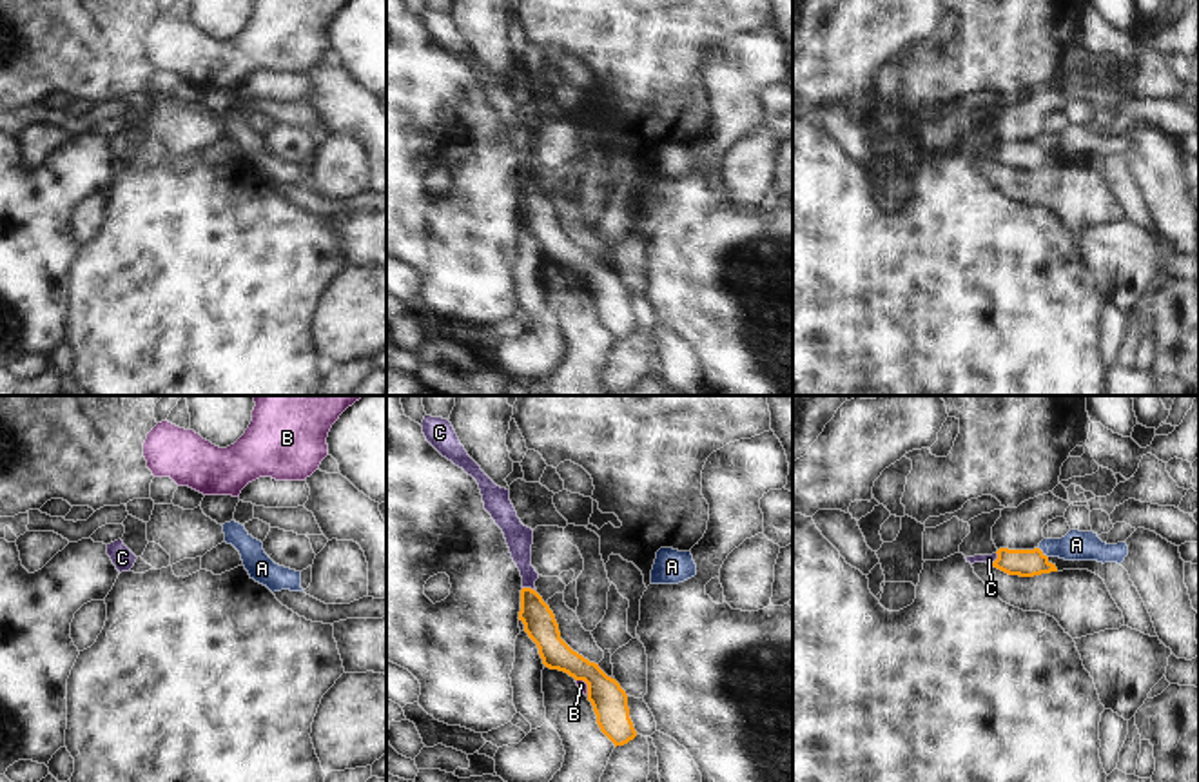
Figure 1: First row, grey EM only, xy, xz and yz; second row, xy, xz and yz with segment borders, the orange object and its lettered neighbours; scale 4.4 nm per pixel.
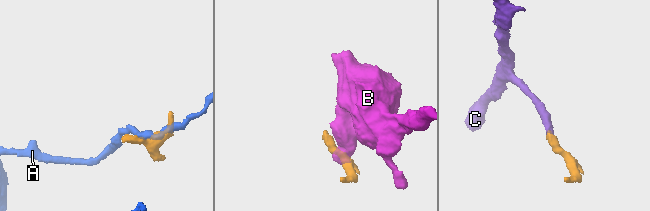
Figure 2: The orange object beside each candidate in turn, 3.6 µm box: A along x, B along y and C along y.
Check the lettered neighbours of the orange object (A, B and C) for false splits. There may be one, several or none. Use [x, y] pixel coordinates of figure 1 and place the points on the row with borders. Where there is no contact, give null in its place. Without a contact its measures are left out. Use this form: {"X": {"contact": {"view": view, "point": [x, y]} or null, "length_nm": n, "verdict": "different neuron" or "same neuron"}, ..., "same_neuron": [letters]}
{"A": {"contact": {"view": "yz", "point": [1042, 552]}, "length_nm": 70, "verdict": "different neuron"}, "B": {"contact": {"view": "xz", "point": [586, 683]}, "length_nm": 100, "verdict": "different neuron"}, "C": {"contact": {"view": "xz", "point": [530, 588]}, "length_nm": 70, "verdict": "same neuron"}, "same_neuron": ["C"]}

